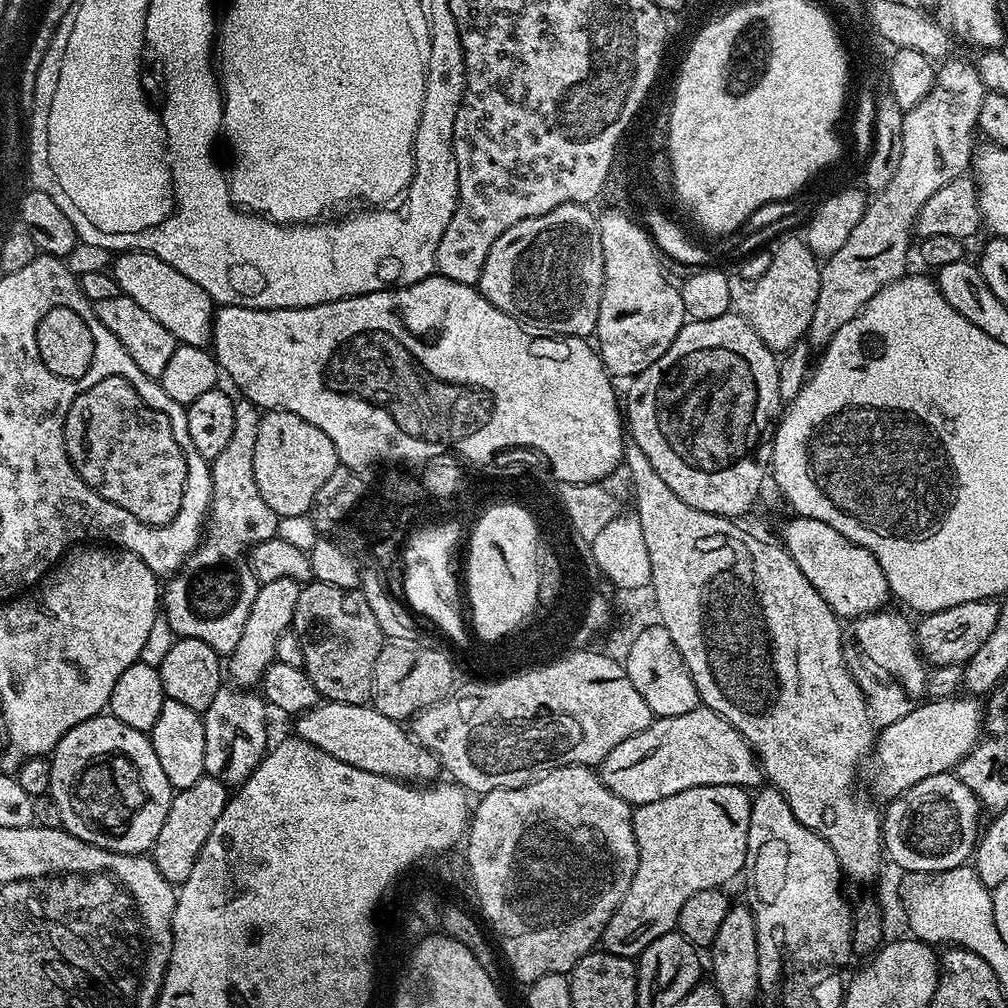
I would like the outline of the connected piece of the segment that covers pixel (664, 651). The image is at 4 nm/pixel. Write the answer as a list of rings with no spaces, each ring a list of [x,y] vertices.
[[[659,623],[644,629],[626,648],[628,657],[622,663],[630,682],[634,682],[634,690],[646,698],[646,706],[650,706],[653,717],[677,716],[690,714],[690,710],[701,707],[700,695],[694,686],[694,678],[682,658],[678,654],[678,646],[674,646],[674,638],[670,638],[670,630]]]

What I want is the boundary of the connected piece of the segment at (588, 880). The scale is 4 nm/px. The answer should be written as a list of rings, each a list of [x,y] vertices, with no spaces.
[[[571,764],[562,766],[544,773],[543,776],[533,778],[529,784],[521,788],[503,788],[502,790],[490,790],[483,793],[475,801],[470,812],[470,823],[466,831],[466,844],[468,852],[466,859],[469,873],[473,875],[471,891],[476,894],[476,900],[480,903],[480,912],[488,919],[512,972],[523,982],[531,982],[542,978],[542,974],[558,974],[559,972],[571,973],[573,966],[581,960],[587,952],[593,951],[601,943],[606,922],[618,910],[622,898],[626,898],[626,890],[630,890],[630,882],[634,882],[634,874],[638,870],[638,842],[634,838],[634,826],[632,825],[633,805],[628,804],[618,794],[614,794],[600,781],[599,771],[587,764]]]

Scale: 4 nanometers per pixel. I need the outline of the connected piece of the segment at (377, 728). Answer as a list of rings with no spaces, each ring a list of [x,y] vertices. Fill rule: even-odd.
[[[321,702],[309,712],[299,713],[295,720],[295,735],[299,739],[318,746],[318,750],[322,750],[350,766],[358,766],[358,770],[370,770],[370,774],[382,774],[392,777],[393,780],[405,782],[432,782],[439,777],[436,775],[441,775],[440,761],[436,759],[435,754],[429,748],[421,746],[403,723],[386,718],[386,714],[382,714],[377,708],[368,704]]]

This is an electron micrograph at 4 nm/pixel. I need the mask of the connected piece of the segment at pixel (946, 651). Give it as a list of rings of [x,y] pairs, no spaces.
[[[995,599],[962,602],[958,606],[950,606],[946,610],[927,613],[921,624],[915,625],[916,643],[920,655],[929,665],[941,668],[951,664],[966,665],[968,660],[978,653],[986,638],[994,633],[998,623],[1000,604]]]

